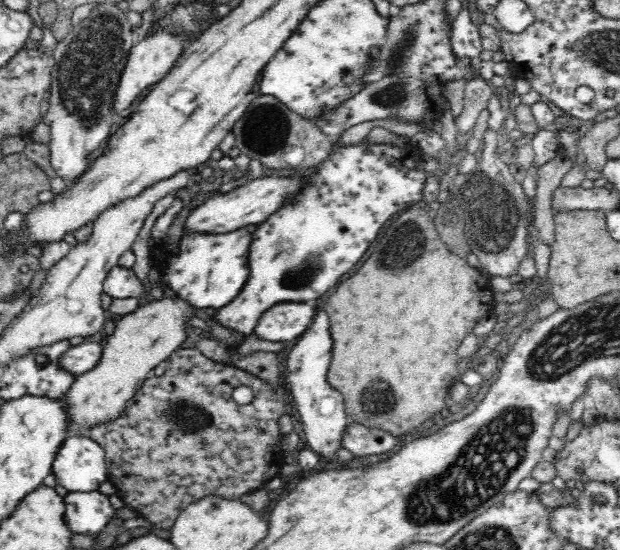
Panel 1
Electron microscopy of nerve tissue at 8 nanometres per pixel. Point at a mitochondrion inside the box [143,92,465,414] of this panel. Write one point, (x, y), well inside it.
(268, 129)

